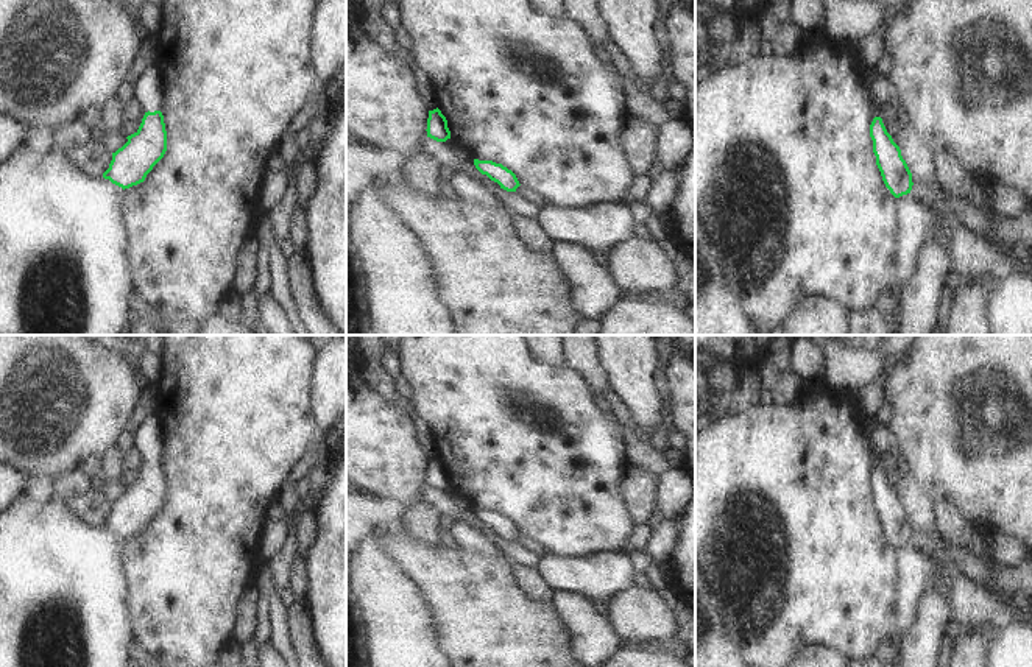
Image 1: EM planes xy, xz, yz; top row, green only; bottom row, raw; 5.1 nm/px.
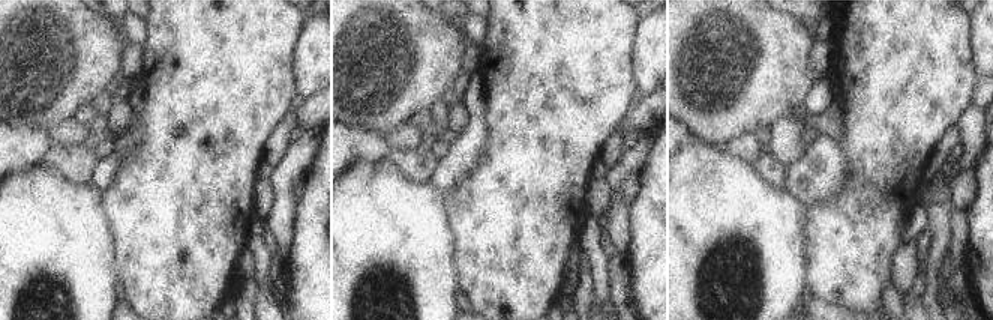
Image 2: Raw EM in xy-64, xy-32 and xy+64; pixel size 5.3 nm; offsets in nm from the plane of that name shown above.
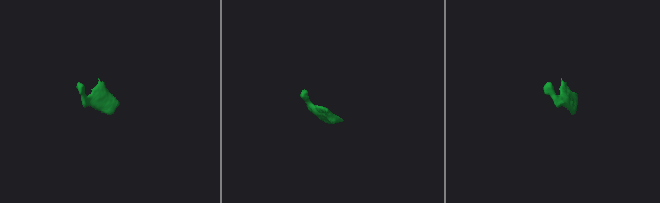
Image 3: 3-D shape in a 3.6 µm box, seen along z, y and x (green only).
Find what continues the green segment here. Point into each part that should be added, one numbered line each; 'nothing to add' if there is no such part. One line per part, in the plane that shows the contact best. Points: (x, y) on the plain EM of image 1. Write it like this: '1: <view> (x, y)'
1: xy (147, 440)

